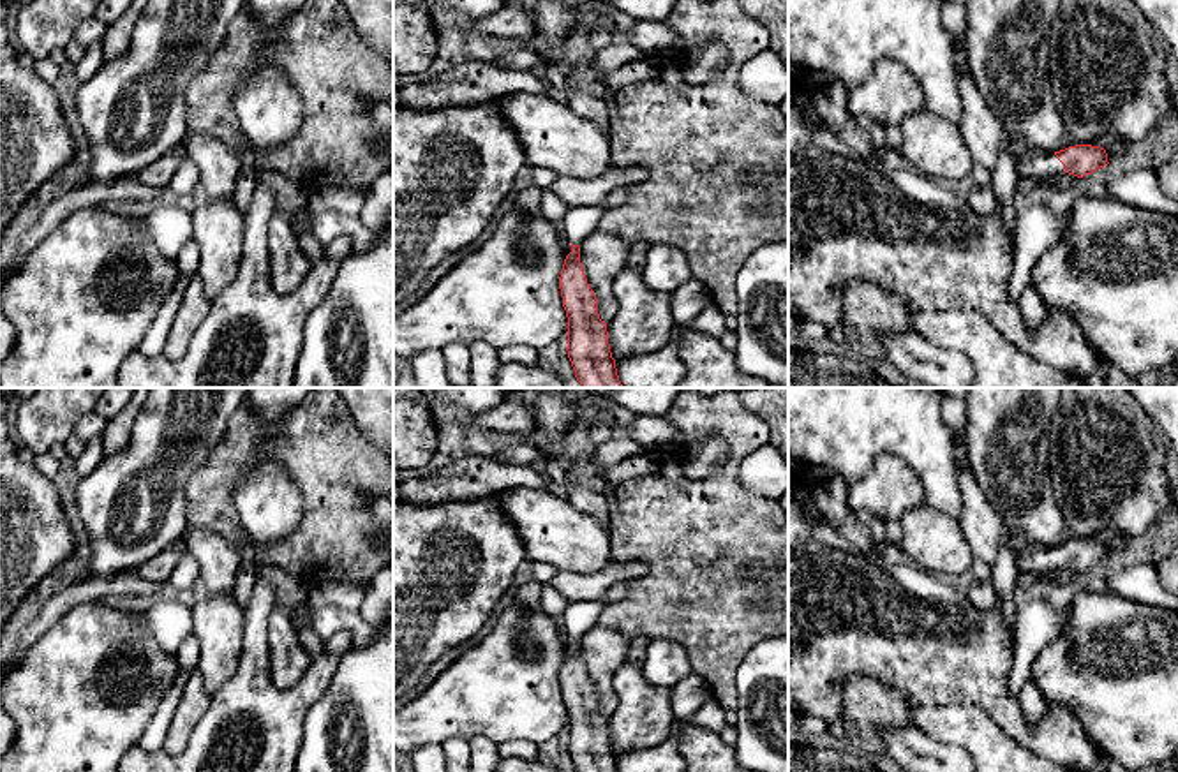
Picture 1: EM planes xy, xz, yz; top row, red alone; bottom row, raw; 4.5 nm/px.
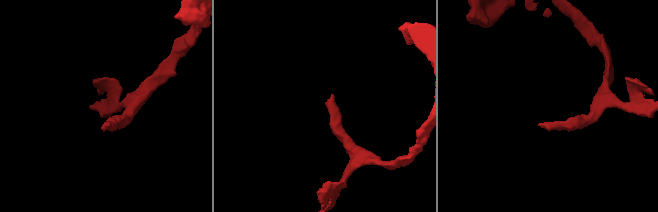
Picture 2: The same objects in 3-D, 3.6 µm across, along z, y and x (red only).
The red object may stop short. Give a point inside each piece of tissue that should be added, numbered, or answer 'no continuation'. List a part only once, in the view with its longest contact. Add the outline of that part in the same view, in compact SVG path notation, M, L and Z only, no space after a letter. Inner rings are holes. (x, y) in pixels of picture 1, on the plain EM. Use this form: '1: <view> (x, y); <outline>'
1: yz (1039, 561); M1035 546L1018 559L1018 573L1030 576L1044 576L1065 569L1063 559L1051 546Z

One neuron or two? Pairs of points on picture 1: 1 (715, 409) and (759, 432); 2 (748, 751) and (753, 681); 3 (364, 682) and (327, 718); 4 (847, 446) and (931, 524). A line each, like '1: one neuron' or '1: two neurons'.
1: one neuron
2: one neuron
3: one neuron
4: two neurons

